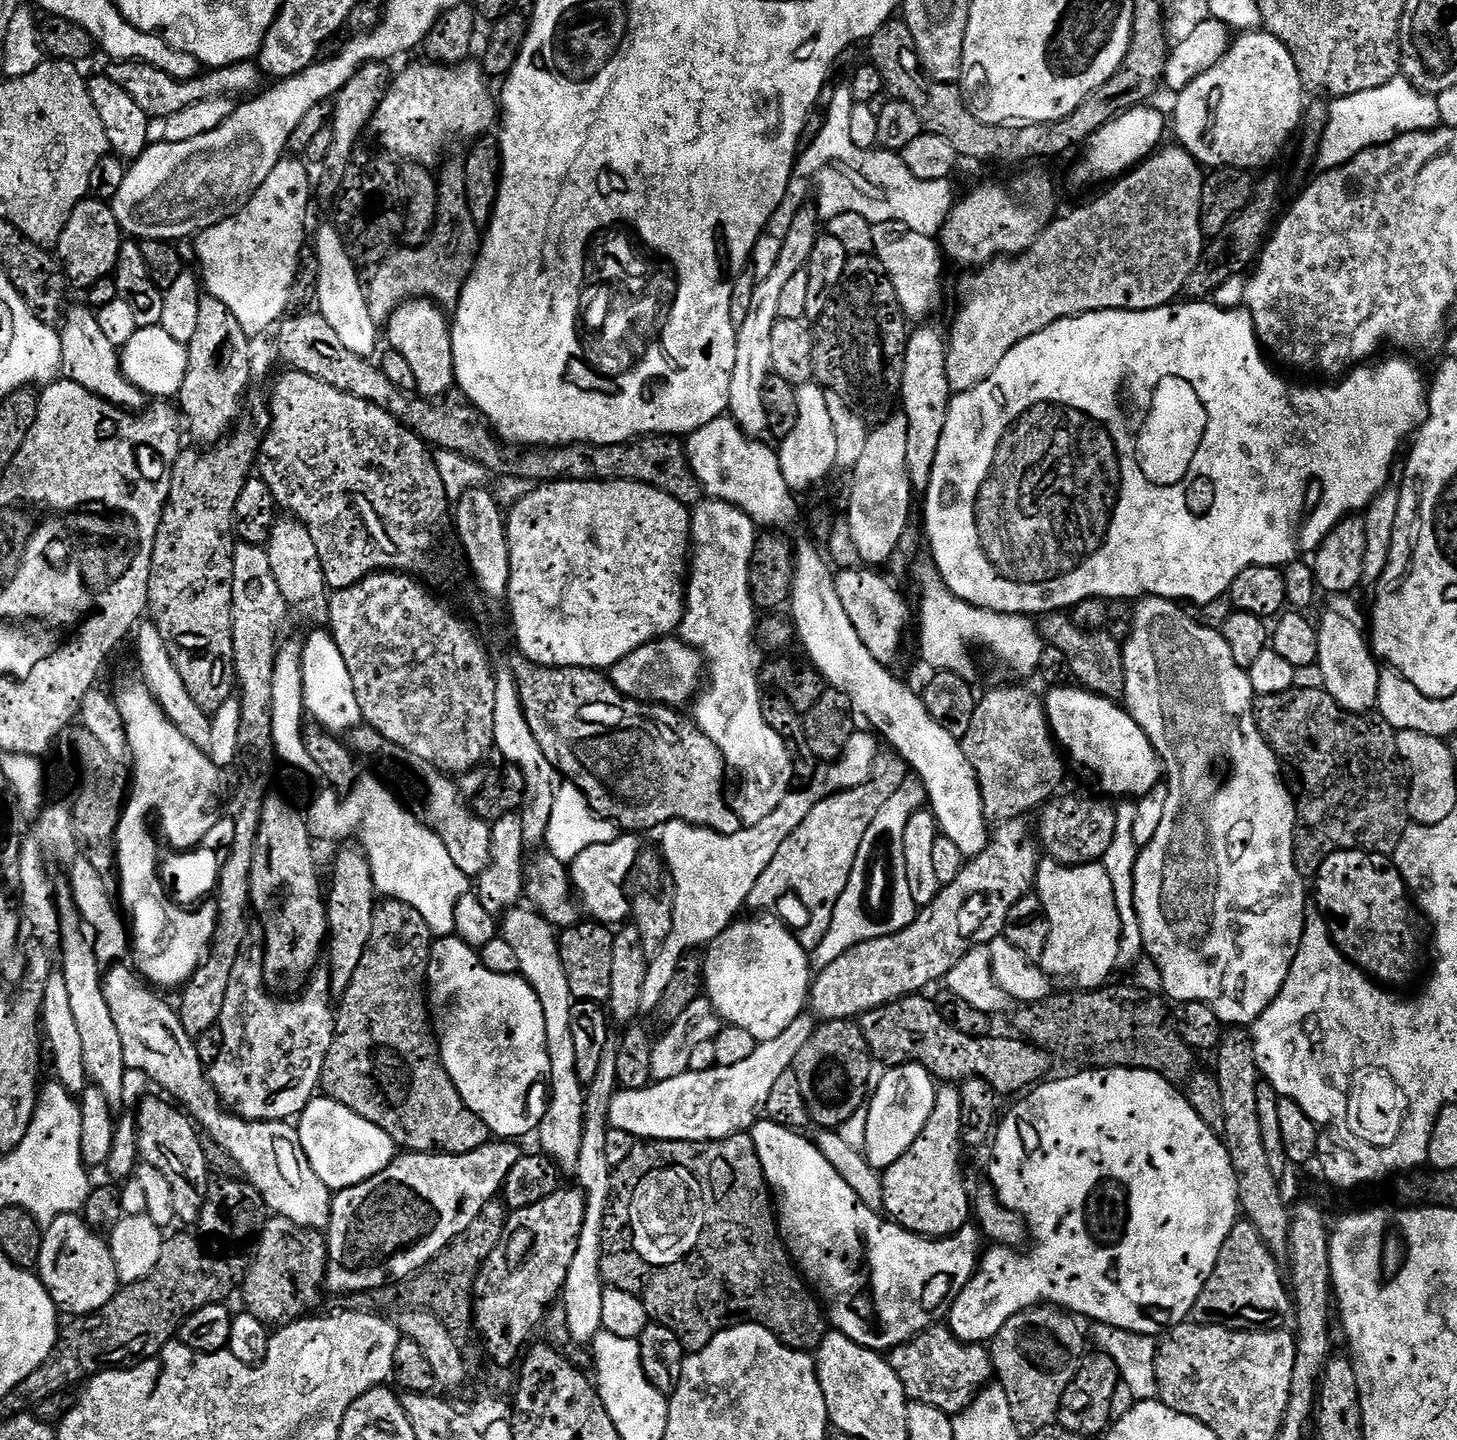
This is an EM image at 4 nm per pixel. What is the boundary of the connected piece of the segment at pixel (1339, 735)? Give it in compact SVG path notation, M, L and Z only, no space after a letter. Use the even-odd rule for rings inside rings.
M1293 686L1282 694L1273 696L1261 696L1255 705L1254 711L1256 719L1260 725L1260 733L1264 740L1273 750L1276 751L1276 757L1281 765L1289 773L1296 775L1296 784L1300 787L1300 796L1295 797L1296 801L1296 865L1299 866L1301 873L1314 874L1322 866L1322 862L1330 854L1342 852L1345 850L1355 850L1357 852L1370 852L1373 854L1392 854L1395 853L1398 842L1402 842L1402 834L1410 826L1408 818L1408 786L1406 783L1406 765L1400 758L1400 751L1396 745L1397 729L1383 722L1377 724L1368 724L1367 715L1352 714L1345 712L1340 708L1338 702L1330 696L1328 692L1320 686L1315 688L1300 688Z

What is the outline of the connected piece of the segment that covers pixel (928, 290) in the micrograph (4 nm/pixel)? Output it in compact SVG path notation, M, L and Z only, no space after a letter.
M894 221L871 225L870 241L871 251L882 262L894 286L901 313L905 317L913 316L916 320L930 315L932 304L940 300L940 279L944 276L946 265L939 243L926 234L909 232Z

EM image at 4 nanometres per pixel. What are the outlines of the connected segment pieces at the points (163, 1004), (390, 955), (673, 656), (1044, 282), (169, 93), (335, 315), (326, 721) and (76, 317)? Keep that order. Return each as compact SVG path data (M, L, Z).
M111 965L110 972L103 977L103 997L110 1009L118 1036L122 1043L123 1062L129 1070L144 1072L152 1081L160 1084L184 1110L185 1113L201 1128L201 1131L228 1156L232 1156L242 1170L247 1183L255 1189L259 1199L274 1212L279 1219L294 1222L299 1228L310 1228L315 1231L327 1229L332 1217L332 1197L330 1188L318 1178L318 1174L307 1160L299 1138L299 1129L287 1121L244 1120L228 1112L220 1102L220 1097L211 1086L206 1067L201 1062L195 1039L186 1034L177 1009L158 995L154 994L145 981L128 965Z
M385 899L377 903L374 914L374 926L372 937L368 943L368 949L362 954L362 962L358 962L358 970L354 970L354 978L350 986L343 992L341 1002L338 1004L338 1015L336 1017L336 1037L332 1039L330 1050L326 1054L324 1069L320 1075L320 1088L323 1095L334 1102L349 1107L350 1110L361 1115L368 1122L381 1127L393 1139L397 1149L408 1152L427 1152L429 1154L447 1154L450 1156L461 1156L467 1152L480 1152L483 1144L490 1140L490 1133L486 1122L478 1118L478 1114L471 1112L462 1102L450 1074L444 1069L444 1063L440 1057L440 1042L434 1031L434 1020L430 1015L430 1000L426 995L426 981L428 978L428 959L432 957L432 945L434 937L432 931L426 926L426 918L414 910L414 906L403 904L400 900Z
M661 638L626 654L626 658L622 658L611 668L610 679L613 686L631 700L681 706L680 704L686 703L688 699L691 701L697 695L705 668L706 665L695 648L689 648L679 638Z
M1161 147L1155 154L1148 156L1143 163L1139 163L1127 174L1119 177L1111 185L1113 188L1109 192L1102 193L1093 204L1088 204L1085 208L1076 208L1069 216L1061 215L1053 220L1042 235L1032 243L1032 247L1028 251L1021 252L1015 258L993 260L992 263L984 265L983 268L965 275L968 277L960 284L960 317L953 322L952 336L950 332L946 340L948 350L946 374L953 393L968 392L974 386L978 386L990 374L994 374L994 366L998 366L998 362L1002 362L1002 358L1006 358L1006 354L1010 354L1010 350L1014 350L1014 346L1018 346L1018 342L1046 330L1046 326L1050 326L1062 318L1081 316L1087 312L1105 312L1106 310L1145 312L1151 308L1160 308L1164 304L1173 303L1179 297L1176 295L1181 295L1184 292L1186 278L1190 278L1190 274L1204 259L1206 237L1200 225L1200 203L1202 202L1202 186L1206 176L1201 165L1196 163L1195 158L1185 148L1166 147Z
M244 60L241 64L227 64L225 68L214 68L205 71L193 80L175 80L170 74L158 70L149 64L139 62L112 62L106 69L108 79L113 80L150 118L167 118L178 114L178 110L186 110L186 106L194 106L194 102L202 102L210 98L226 96L229 98L248 98L261 91L262 73L259 63Z
M332 222L322 225L316 232L316 300L320 303L319 315L324 316L326 322L330 322L330 327L334 334L338 334L346 350L351 350L356 356L372 358L377 355L378 326L368 309L366 288L362 280L360 284L356 268L358 269L357 261L348 253L337 225Z
M331 631L312 632L308 641L303 641L302 651L302 682L304 683L304 706L307 715L315 723L333 734L351 733L361 727L362 717L358 698L354 694L354 682L350 678L350 670L346 666L346 658L342 658L342 650L338 650Z
M86 306L81 308L79 312L65 317L64 328L60 330L61 375L67 380L78 382L87 392L102 397L109 404L122 407L125 411L143 411L147 407L148 397L125 378L123 368L120 367L119 349L104 335L95 313Z

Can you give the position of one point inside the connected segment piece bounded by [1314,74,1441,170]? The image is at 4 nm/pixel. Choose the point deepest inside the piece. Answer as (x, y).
(1357, 122)

